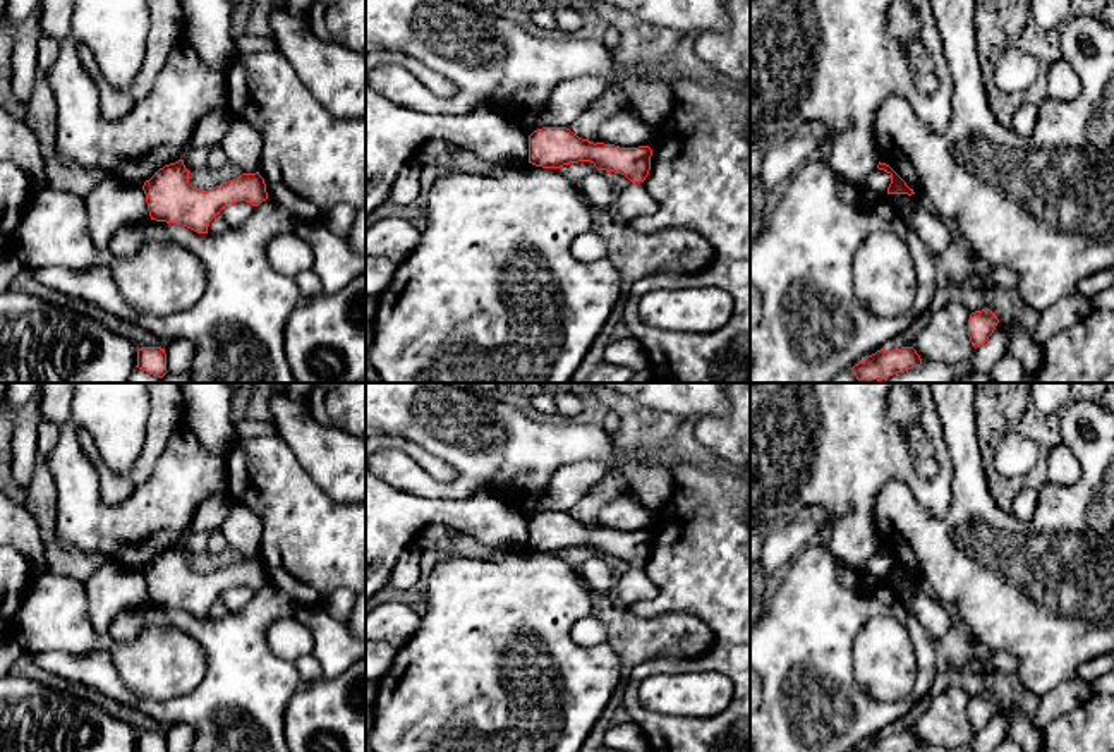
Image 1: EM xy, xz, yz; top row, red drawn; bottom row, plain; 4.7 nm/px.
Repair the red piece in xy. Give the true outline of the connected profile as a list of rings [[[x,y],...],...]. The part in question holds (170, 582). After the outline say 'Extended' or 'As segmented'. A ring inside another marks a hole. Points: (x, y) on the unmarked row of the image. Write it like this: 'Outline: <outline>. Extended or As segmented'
Outline: [[[184,544],[165,549],[144,567],[148,596],[151,604],[177,608],[197,618],[208,618],[209,606],[232,587],[245,585],[259,591],[268,584],[264,563],[256,558],[223,567],[201,575],[189,568],[189,555]]]. As segmented

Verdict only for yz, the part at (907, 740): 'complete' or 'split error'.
complete

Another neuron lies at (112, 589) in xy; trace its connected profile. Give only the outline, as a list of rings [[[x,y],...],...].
[[[106,563],[84,582],[89,618],[98,634],[108,634],[113,618],[122,611],[141,608],[148,603],[148,587],[142,572]]]

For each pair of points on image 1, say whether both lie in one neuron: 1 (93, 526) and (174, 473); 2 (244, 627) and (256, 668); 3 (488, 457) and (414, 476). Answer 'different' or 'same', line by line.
1: same
2: same
3: same

